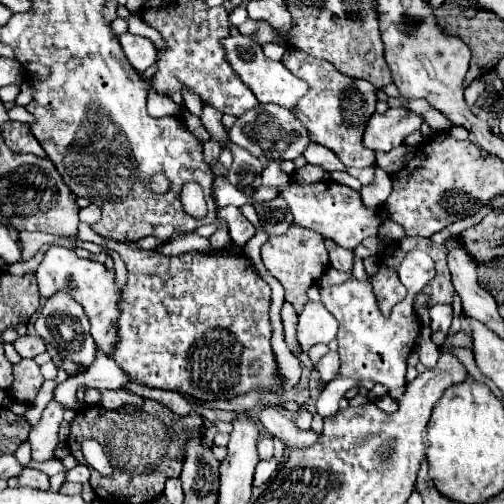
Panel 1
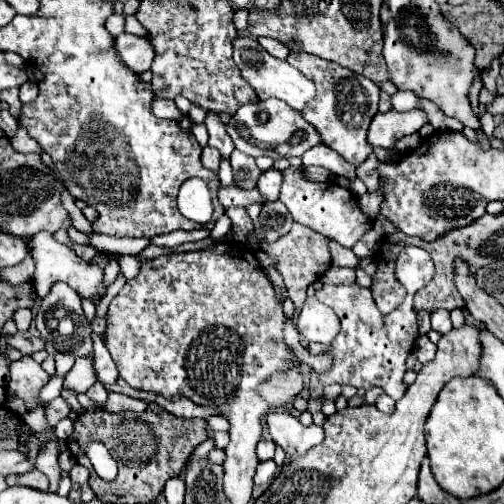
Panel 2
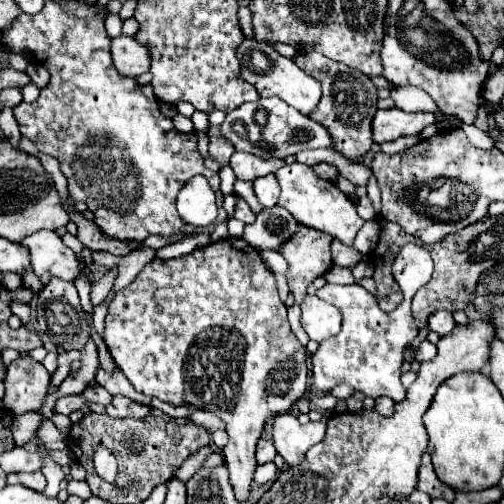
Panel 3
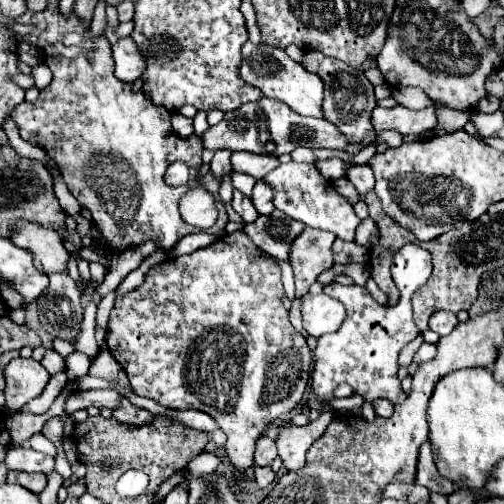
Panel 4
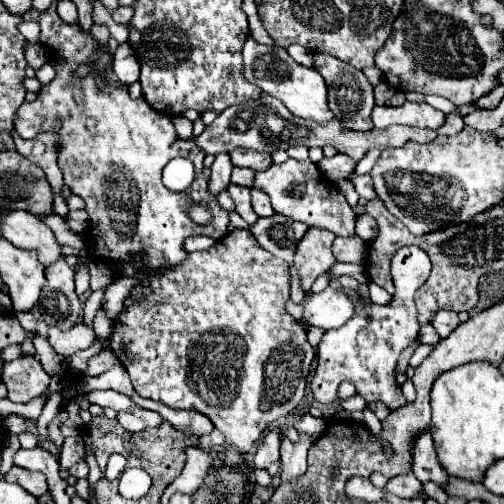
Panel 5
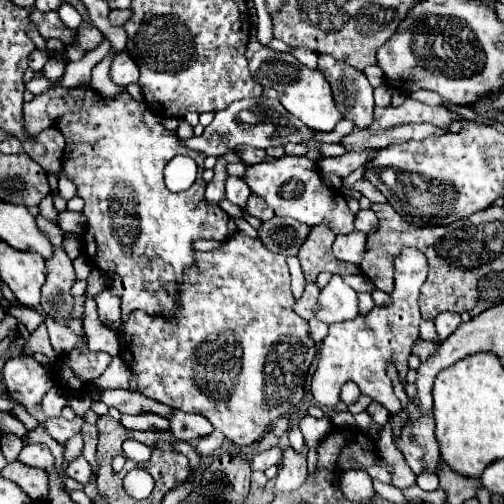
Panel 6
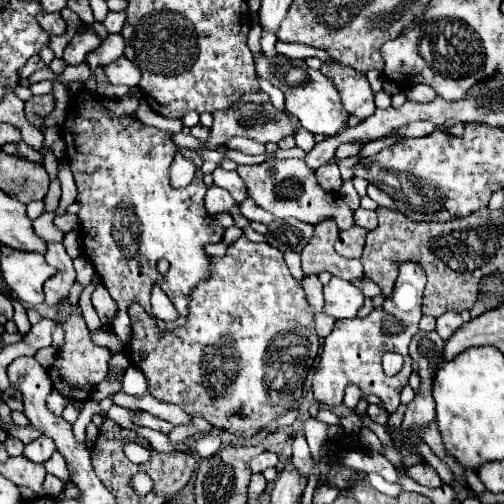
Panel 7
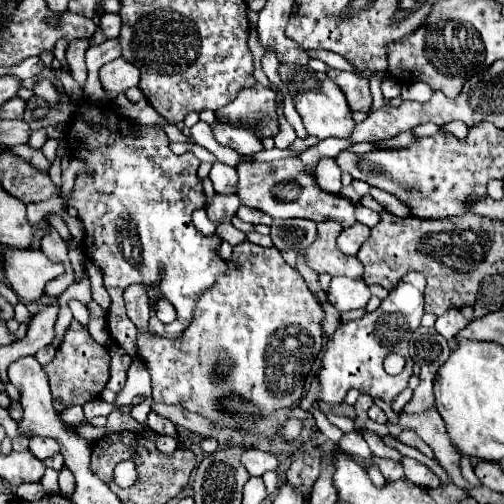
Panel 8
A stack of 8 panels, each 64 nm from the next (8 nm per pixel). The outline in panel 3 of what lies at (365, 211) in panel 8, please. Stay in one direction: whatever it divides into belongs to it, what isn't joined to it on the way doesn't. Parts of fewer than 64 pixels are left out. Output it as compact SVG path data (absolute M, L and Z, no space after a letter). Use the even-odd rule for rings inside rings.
M368 220L364 224L364 228L358 232L356 240L354 240L354 248L360 252L360 254L370 254L376 244L378 244L378 238L380 238L380 228L374 220Z

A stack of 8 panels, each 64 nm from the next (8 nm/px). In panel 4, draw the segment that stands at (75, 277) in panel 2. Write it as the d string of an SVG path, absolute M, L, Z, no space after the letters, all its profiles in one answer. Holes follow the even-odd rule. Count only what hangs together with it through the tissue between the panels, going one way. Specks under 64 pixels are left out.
M18 224L20 230L10 238L16 246L26 248L38 260L38 270L48 274L68 272L70 252L64 248L62 238L52 228L40 228L38 224Z

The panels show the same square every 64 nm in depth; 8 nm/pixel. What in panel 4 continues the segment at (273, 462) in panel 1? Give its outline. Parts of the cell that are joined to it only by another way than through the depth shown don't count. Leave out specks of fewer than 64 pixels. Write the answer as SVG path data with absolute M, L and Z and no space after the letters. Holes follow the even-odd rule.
M256 466L254 468L254 478L256 478L258 486L266 488L268 484L272 484L276 480L276 474L274 474L274 470L270 466Z

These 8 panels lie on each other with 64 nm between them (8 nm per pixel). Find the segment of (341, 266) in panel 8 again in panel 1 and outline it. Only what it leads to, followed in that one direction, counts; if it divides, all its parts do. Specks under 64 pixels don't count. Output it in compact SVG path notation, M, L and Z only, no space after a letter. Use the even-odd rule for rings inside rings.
M292 224L286 234L280 236L268 236L266 244L262 246L262 262L266 270L280 280L280 284L286 290L286 302L290 302L296 310L296 314L302 312L304 304L308 302L306 290L318 282L318 278L328 268L328 250L324 246L324 238L312 230L300 228L298 224Z

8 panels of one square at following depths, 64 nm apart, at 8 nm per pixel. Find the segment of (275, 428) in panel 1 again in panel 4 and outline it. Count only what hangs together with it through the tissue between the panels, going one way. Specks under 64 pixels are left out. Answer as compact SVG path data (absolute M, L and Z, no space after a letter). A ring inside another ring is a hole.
M324 410L316 422L308 422L306 426L294 426L290 420L284 420L278 428L278 456L282 458L286 470L300 470L304 468L308 448L324 434L326 426L332 422L334 412Z

